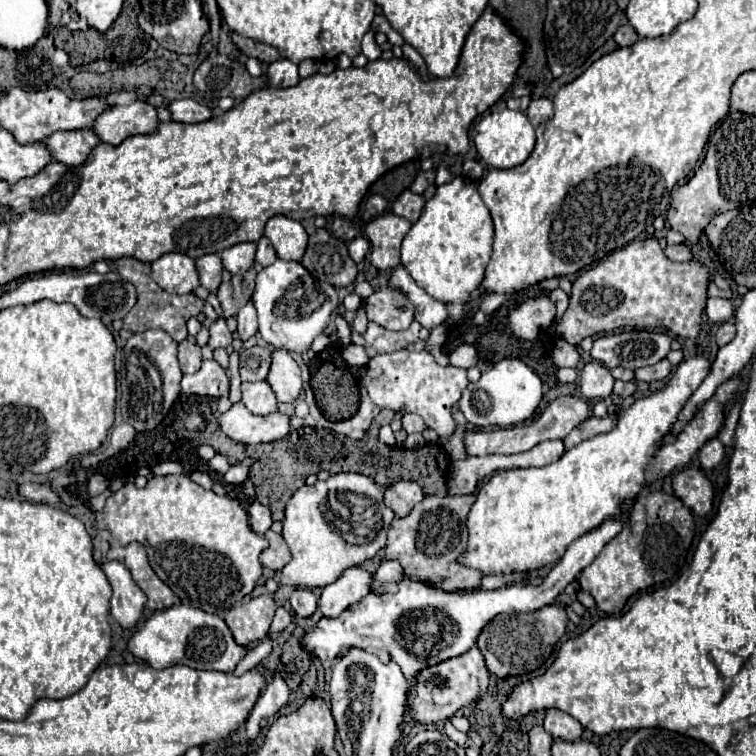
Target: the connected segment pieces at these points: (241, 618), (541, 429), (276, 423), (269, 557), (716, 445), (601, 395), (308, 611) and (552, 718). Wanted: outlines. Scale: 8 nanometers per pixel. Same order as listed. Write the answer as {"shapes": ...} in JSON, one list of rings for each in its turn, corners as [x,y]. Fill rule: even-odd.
{"shapes":[[[[262,595],[230,609],[224,621],[230,627],[234,641],[242,647],[248,647],[254,641],[264,639],[268,635],[276,607],[278,605],[270,595]]],[[[560,397],[556,401],[550,403],[550,407],[532,423],[524,425],[514,425],[508,429],[498,429],[492,433],[482,433],[476,429],[468,429],[464,435],[464,443],[470,455],[492,455],[492,453],[500,453],[500,455],[512,455],[512,453],[524,453],[530,451],[534,445],[548,441],[548,439],[564,439],[576,425],[580,425],[584,419],[590,417],[590,405],[582,399],[582,397]]],[[[234,403],[226,413],[218,415],[220,429],[244,445],[272,443],[278,439],[286,439],[290,435],[290,417],[276,411],[272,415],[252,415],[242,403]]],[[[272,529],[264,533],[264,537],[270,541],[270,547],[262,553],[260,561],[264,567],[270,567],[274,571],[280,571],[284,569],[284,565],[292,559],[292,553],[284,541],[284,537],[280,533],[274,533]]],[[[710,439],[698,453],[698,465],[704,471],[714,469],[724,457],[724,445],[718,439]]],[[[590,361],[582,375],[580,375],[580,395],[586,401],[594,401],[594,399],[608,399],[612,395],[612,387],[614,387],[614,379],[610,375],[610,371],[598,363],[598,361]]],[[[296,587],[290,595],[290,605],[298,617],[312,617],[312,613],[316,611],[316,597],[310,589]]],[[[548,709],[546,717],[544,717],[544,729],[564,741],[576,741],[582,737],[584,727],[580,725],[580,721],[576,721],[574,717],[570,717],[568,713],[560,711],[560,709]]]]}

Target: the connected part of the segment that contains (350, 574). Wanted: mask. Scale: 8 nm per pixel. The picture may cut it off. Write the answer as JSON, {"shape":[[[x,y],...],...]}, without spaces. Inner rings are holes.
{"shape":[[[362,567],[346,569],[346,573],[342,573],[338,581],[324,587],[318,603],[322,615],[328,619],[340,617],[342,611],[356,605],[362,597],[370,593],[370,581],[372,581],[372,575]]]}

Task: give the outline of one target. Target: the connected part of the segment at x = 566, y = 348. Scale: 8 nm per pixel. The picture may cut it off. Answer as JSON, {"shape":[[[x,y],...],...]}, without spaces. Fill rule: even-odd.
{"shape":[[[560,339],[554,347],[554,367],[556,369],[562,369],[562,367],[576,367],[578,365],[578,359],[580,359],[580,353],[576,351],[574,345],[566,343],[564,339]]]}

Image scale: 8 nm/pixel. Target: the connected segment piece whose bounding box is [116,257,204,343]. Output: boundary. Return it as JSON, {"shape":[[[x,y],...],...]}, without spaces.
{"shape":[[[122,257],[116,261],[116,271],[126,279],[130,281],[134,287],[136,287],[136,295],[138,295],[138,301],[136,305],[132,307],[132,311],[122,319],[124,321],[124,329],[126,331],[132,331],[132,333],[142,333],[146,329],[164,329],[166,333],[172,335],[172,339],[176,343],[184,341],[186,339],[186,321],[190,317],[196,317],[200,311],[202,311],[202,305],[204,301],[198,299],[194,293],[188,293],[188,295],[168,295],[164,289],[160,289],[156,285],[156,281],[152,279],[152,273],[150,273],[150,265],[148,263],[142,263],[134,257]]]}

